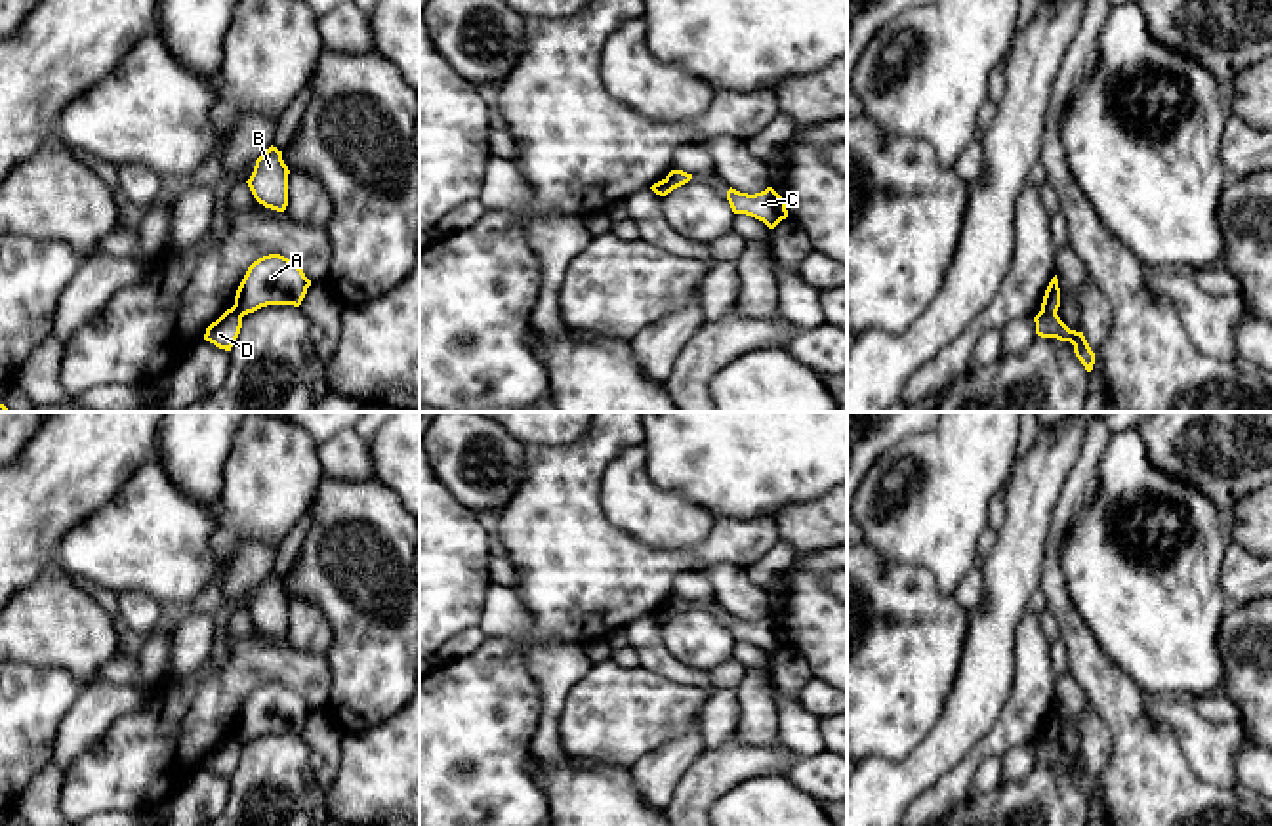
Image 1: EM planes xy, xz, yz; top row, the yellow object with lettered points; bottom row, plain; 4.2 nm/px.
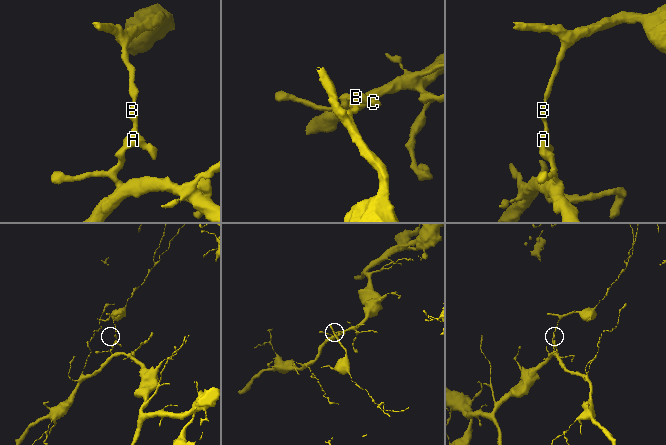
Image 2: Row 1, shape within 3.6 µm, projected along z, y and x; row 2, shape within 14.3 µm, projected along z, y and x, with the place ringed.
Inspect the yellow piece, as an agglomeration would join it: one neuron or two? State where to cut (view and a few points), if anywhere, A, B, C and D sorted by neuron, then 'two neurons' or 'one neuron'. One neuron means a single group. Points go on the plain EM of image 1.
yz (1042, 737), (1055, 741) | A B C / D | two neurons

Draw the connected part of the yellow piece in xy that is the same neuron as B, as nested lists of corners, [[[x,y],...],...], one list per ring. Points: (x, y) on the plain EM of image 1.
[[[269,574],[254,593],[246,609],[254,626],[265,635],[284,639],[288,633],[288,593],[282,588],[282,578]]]

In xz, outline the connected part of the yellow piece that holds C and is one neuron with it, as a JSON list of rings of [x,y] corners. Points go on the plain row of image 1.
[[[730,614],[727,618],[727,628],[734,641],[751,643],[763,649],[769,656],[774,656],[788,645],[786,630],[772,614],[755,622],[740,620]]]

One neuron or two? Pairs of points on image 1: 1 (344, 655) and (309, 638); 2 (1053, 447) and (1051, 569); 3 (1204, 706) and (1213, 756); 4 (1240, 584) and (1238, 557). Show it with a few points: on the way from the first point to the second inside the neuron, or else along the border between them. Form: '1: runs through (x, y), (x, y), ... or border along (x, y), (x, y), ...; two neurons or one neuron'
1: border along (313, 605), (323, 613), (332, 630), (327, 655); two neurons
2: border along (1068, 472), (1051, 516), (1044, 557); two neurons
3: border along (1171, 697), (1192, 704), (1213, 722), (1240, 725); two neurons
4: runs through (1240, 578), (1238, 563); one neuron

